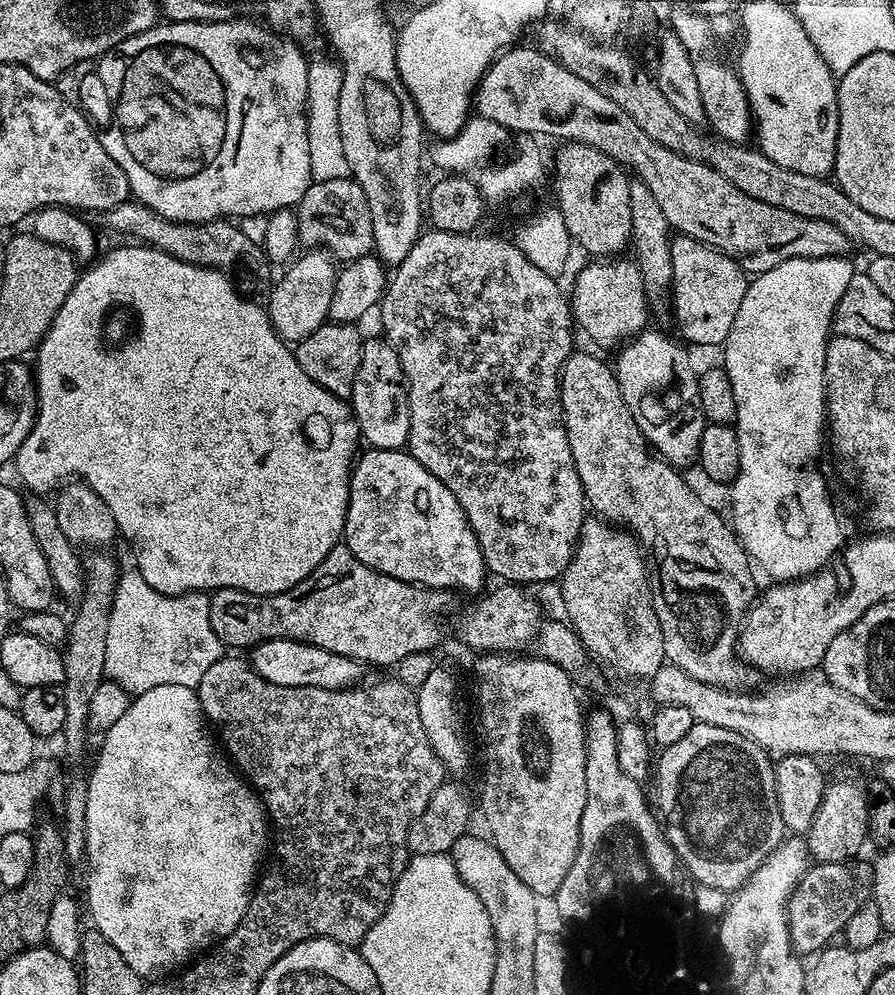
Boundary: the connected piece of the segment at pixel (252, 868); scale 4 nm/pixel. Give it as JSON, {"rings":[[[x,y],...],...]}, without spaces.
{"rings":[[[177,684],[154,686],[154,690],[146,690],[145,692],[139,693],[139,695],[133,699],[132,705],[126,710],[126,714],[122,714],[122,718],[118,718],[118,722],[114,722],[114,726],[110,726],[110,730],[103,733],[101,740],[104,741],[100,744],[100,753],[96,756],[96,765],[93,766],[92,773],[88,772],[86,776],[88,779],[88,797],[86,798],[86,846],[84,847],[86,853],[86,869],[88,868],[88,908],[86,904],[86,912],[87,915],[88,912],[92,915],[91,927],[95,929],[95,931],[103,934],[106,938],[106,942],[110,942],[110,946],[114,946],[114,950],[118,950],[118,954],[122,954],[122,958],[126,958],[126,966],[130,966],[130,970],[134,970],[134,974],[138,974],[141,978],[160,978],[165,974],[172,974],[177,970],[183,969],[185,965],[195,961],[201,953],[219,944],[221,940],[226,939],[227,936],[236,929],[238,922],[242,922],[242,914],[246,914],[246,906],[250,906],[254,885],[261,875],[262,865],[265,863],[266,853],[270,848],[270,817],[264,807],[264,801],[260,799],[256,789],[252,787],[251,783],[233,767],[229,757],[222,751],[221,745],[214,739],[213,733],[211,731],[208,733],[207,730],[204,729],[204,724],[206,725],[206,717],[200,705],[197,689],[178,686]]]}

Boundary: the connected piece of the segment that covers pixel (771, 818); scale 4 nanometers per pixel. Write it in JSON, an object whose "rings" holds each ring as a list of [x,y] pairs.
{"rings":[[[697,722],[690,734],[659,753],[654,764],[654,780],[655,776],[656,796],[660,799],[658,812],[668,843],[697,885],[716,887],[725,894],[743,888],[754,870],[785,839],[786,829],[776,801],[773,757],[767,748],[734,730]]]}

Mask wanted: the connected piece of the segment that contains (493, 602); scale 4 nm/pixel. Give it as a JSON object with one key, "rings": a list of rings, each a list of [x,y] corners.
{"rings":[[[504,582],[499,585],[501,588],[493,590],[489,596],[481,595],[474,604],[465,608],[464,613],[456,620],[456,632],[464,639],[468,648],[477,648],[480,654],[506,654],[511,650],[520,650],[528,639],[535,637],[542,627],[540,620],[540,604],[528,592],[523,592],[523,587],[512,582]]]}

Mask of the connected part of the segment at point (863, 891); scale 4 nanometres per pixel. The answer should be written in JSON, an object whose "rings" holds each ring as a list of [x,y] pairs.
{"rings":[[[864,858],[813,863],[788,897],[788,929],[793,949],[800,954],[816,954],[827,948],[843,933],[850,914],[869,903],[871,895],[872,864]]]}

